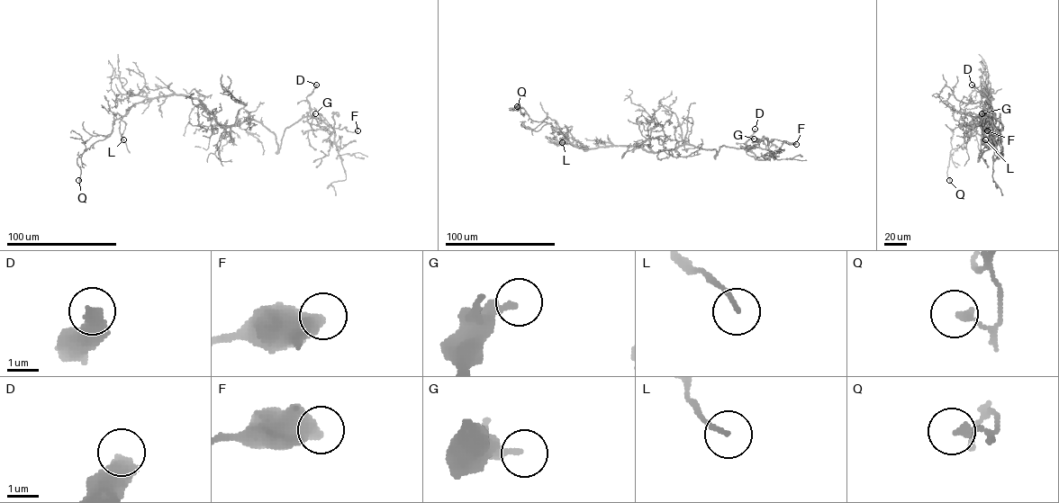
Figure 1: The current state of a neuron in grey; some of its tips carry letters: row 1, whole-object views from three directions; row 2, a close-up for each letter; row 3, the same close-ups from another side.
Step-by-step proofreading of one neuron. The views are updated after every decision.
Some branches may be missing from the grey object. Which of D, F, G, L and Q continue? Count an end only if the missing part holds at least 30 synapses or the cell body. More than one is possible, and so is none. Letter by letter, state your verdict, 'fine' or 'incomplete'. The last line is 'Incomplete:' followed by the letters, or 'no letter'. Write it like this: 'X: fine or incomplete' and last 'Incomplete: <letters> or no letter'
D: fine
F: fine
G: fine
L: fine
Q: fine
Incomplete: no letter

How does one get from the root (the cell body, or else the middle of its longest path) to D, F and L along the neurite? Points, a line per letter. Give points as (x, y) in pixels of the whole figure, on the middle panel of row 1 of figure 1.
D: (675, 148), (691, 144), (717, 155), (722, 145), (758, 147), (772, 152), (764, 159), (745, 144), (755, 129)
F: (675, 148), (691, 144), (717, 155), (722, 145), (758, 147), (771, 155), (773, 139), (796, 144)
L: (675, 148), (652, 152), (638, 146), (608, 146), (584, 150), (558, 131), (565, 132), (559, 139), (562, 142)

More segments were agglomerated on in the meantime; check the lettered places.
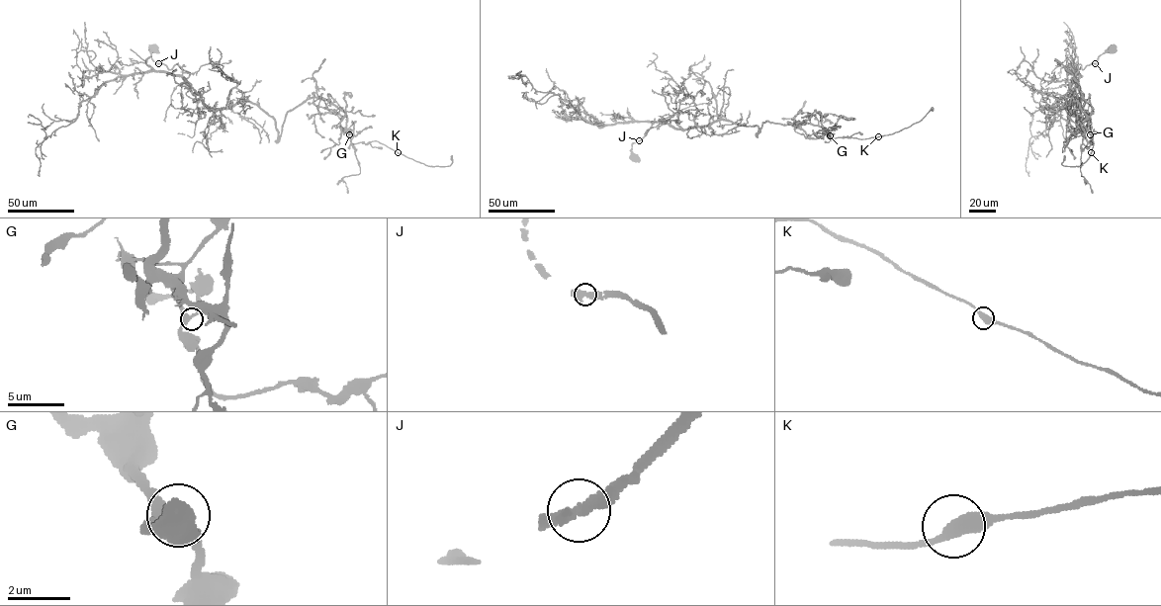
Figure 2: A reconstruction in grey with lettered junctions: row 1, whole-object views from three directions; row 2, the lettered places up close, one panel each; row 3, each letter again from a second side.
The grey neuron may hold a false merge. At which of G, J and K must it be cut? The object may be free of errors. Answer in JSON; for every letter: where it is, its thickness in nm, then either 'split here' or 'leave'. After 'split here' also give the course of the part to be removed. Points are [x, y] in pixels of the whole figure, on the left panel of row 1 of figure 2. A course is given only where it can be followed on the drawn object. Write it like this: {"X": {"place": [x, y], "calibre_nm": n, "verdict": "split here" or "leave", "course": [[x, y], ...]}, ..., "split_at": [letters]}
{"G": {"place": [349, 134], "calibre_nm": 280, "verdict": "leave"}, "J": {"place": [158, 63], "calibre_nm": 400, "verdict": "leave"}, "K": {"place": [398, 152], "calibre_nm": 420, "verdict": "leave"}, "split_at": []}

